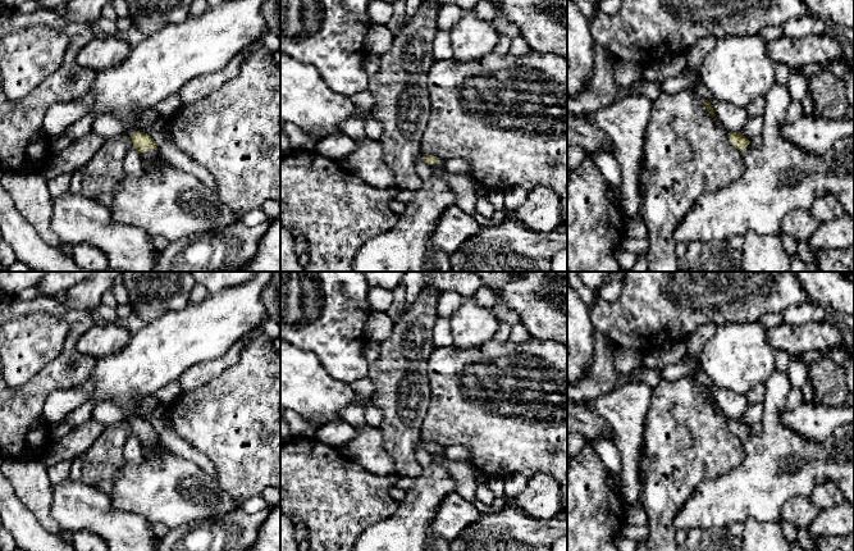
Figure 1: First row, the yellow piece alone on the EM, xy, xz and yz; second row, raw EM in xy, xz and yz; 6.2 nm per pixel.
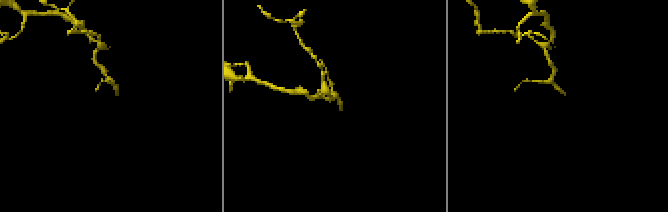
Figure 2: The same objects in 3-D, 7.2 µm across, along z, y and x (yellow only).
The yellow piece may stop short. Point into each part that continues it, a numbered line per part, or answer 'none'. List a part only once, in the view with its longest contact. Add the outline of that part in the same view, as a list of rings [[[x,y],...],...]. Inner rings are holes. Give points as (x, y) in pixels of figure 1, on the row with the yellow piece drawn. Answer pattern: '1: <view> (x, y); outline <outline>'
1: xy (147, 156); outline [[[150,149],[149,151],[141,152],[141,159],[143,163],[152,163],[157,158],[157,149]]]

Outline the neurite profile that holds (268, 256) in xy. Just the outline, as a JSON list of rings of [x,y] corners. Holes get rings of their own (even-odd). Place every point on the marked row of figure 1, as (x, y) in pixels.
[[[280,218],[269,223],[256,255],[239,272],[280,272]]]

